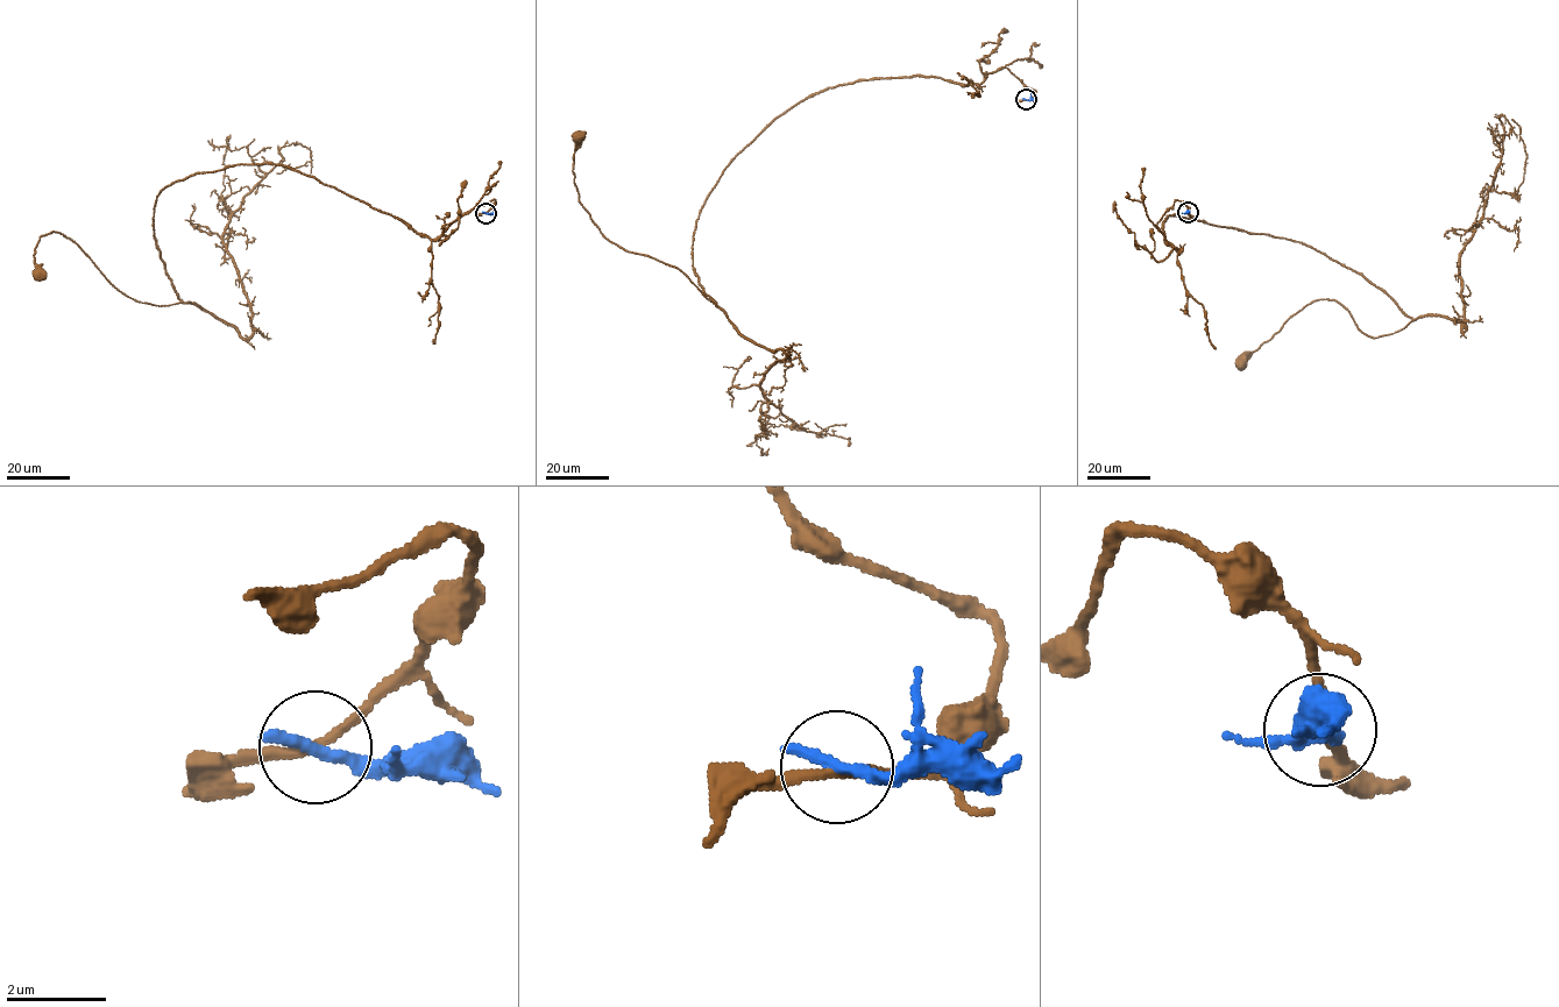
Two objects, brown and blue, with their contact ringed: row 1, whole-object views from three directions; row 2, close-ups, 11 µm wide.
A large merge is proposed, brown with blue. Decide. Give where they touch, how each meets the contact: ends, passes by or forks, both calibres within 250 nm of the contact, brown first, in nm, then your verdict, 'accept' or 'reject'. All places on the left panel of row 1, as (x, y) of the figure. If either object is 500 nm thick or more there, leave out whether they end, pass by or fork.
place (486, 213); brown passes by; blue ends; calibres 180 and 320 nm; reject

